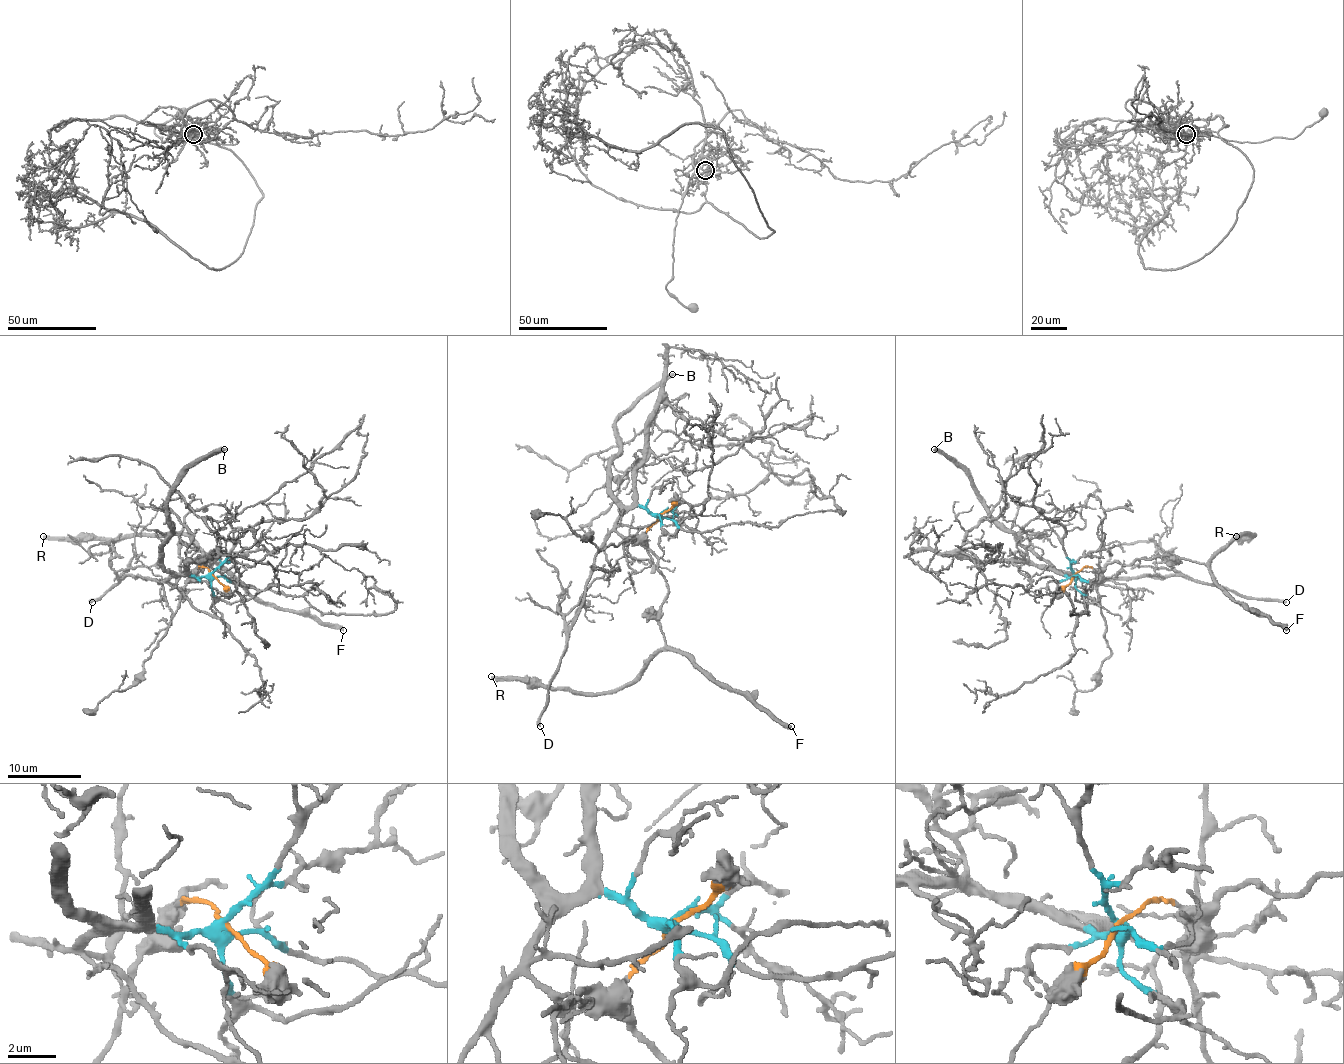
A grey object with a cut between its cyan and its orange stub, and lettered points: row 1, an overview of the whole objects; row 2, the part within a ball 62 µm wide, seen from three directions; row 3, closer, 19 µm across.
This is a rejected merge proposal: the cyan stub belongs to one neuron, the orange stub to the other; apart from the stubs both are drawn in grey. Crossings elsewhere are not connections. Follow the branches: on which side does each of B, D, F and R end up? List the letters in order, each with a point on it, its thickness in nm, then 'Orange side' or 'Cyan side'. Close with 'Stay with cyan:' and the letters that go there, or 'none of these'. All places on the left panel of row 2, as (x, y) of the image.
B: Place: (224, 449). Thickness 400 nm. Cyan side
D: Place: (92, 602). Thickness 300 nm. Cyan side
F: Place: (343, 630). Thickness 420 nm. Orange side
R: Place: (43, 536). Thickness 440 nm. Orange side
Stay with cyan: B, D

